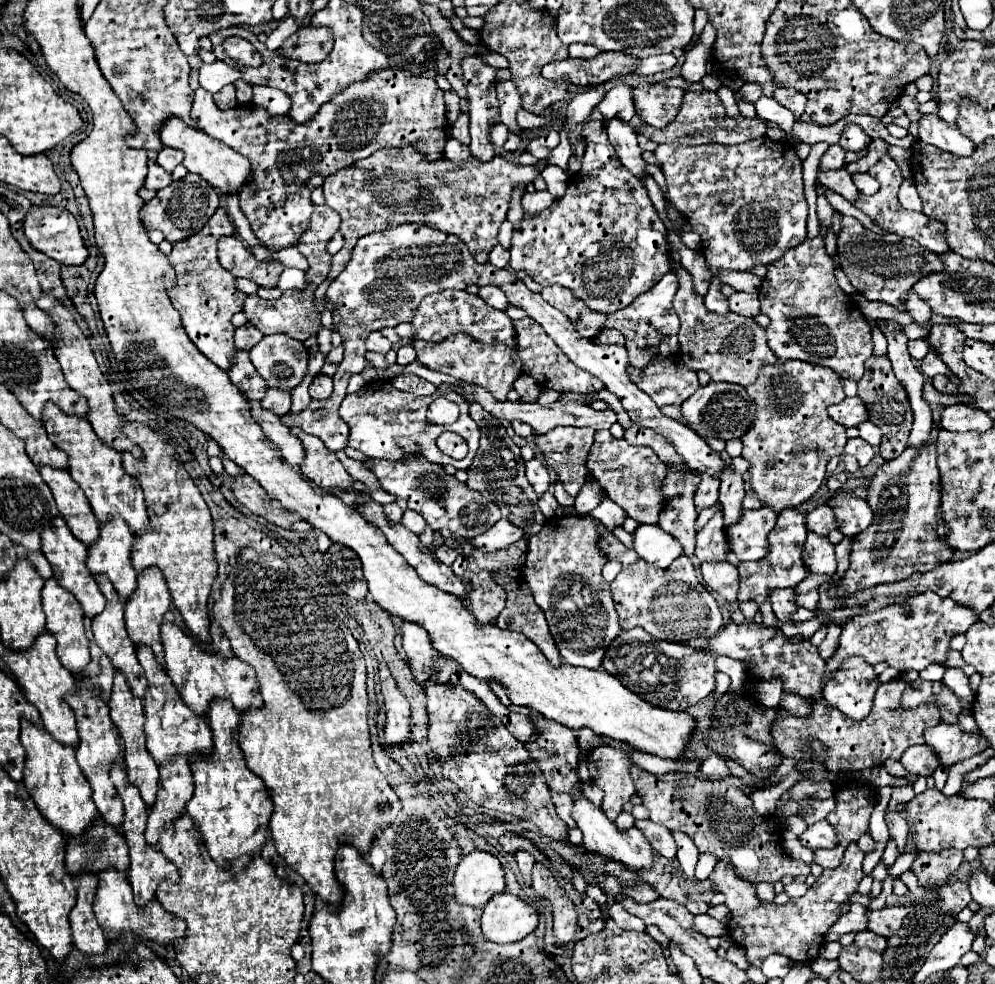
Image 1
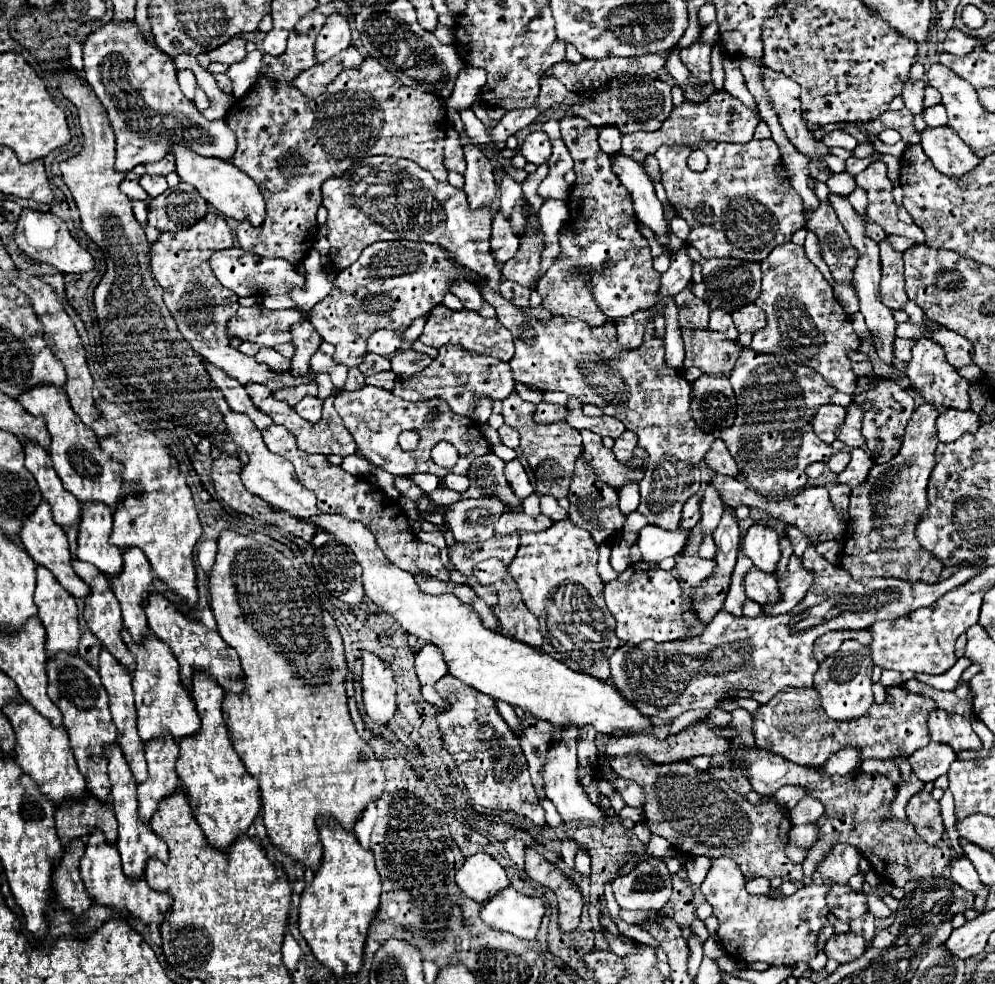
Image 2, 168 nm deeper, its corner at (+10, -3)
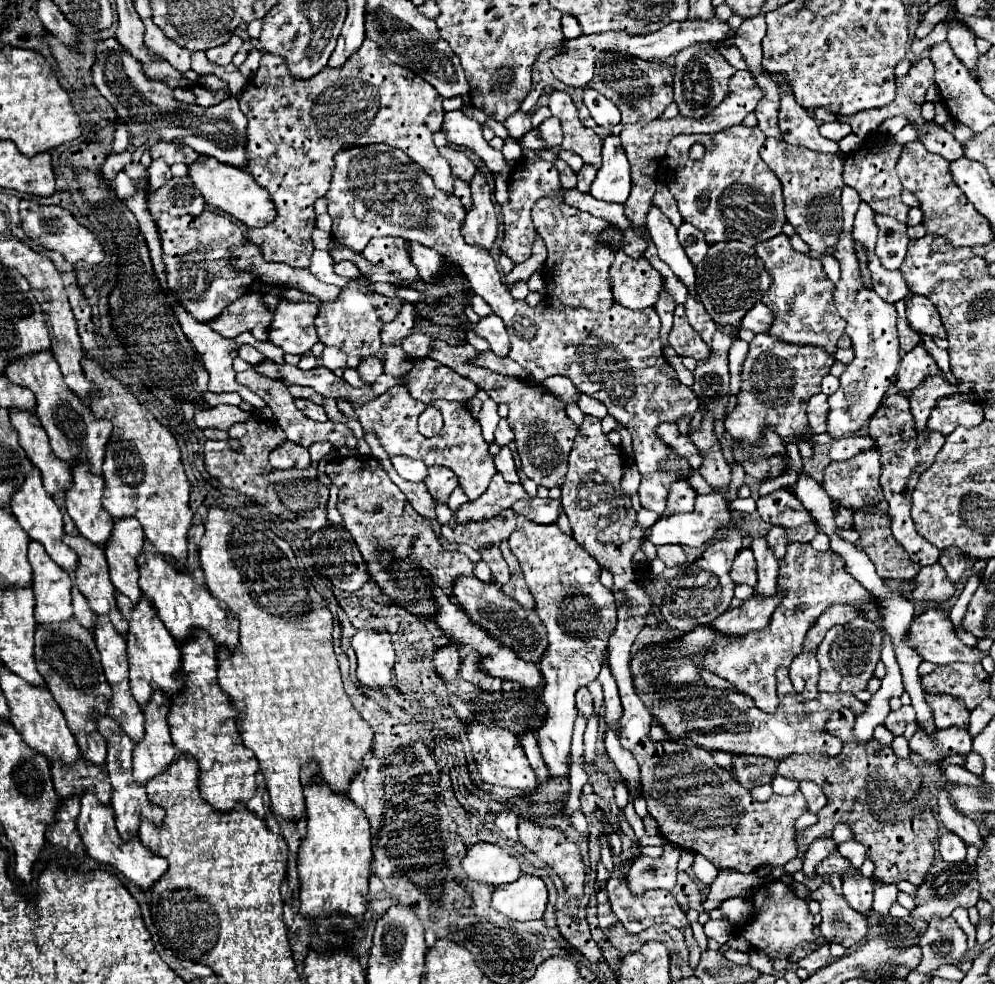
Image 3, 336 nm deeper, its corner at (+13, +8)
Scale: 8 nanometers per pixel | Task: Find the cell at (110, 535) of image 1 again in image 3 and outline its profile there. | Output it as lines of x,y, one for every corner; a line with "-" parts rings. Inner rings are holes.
78,461
72,469
72,485
66,489
66,511
80,535
96,545
106,545
114,525
114,519
102,507
102,493
104,479
94,477
94,473

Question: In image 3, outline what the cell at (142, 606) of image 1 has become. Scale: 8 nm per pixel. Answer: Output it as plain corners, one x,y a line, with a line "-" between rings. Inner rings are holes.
124,517
114,523
112,535
106,541
106,559
110,567
110,579
114,587
136,603
142,595
138,589
138,567
136,557
142,551
144,533
142,525
134,517

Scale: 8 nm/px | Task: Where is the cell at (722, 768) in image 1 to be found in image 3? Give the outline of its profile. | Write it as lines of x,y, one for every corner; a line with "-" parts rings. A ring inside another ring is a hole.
734,755
734,777
746,787
758,787
764,783
772,783
776,777
774,769
778,767
778,761
754,757
754,755

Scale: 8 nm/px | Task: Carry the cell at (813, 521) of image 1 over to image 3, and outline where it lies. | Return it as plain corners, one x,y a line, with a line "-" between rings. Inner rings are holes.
776,525
772,527
768,533
766,533
766,541
770,545
770,549
774,551
776,557
784,557
784,551
786,551
786,545
788,545
788,539
786,539
786,529

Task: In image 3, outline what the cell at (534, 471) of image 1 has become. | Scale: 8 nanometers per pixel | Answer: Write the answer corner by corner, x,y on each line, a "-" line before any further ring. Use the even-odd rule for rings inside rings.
502,447
500,453
494,457
494,463
496,463
496,469
498,473
508,481
508,483
518,483
518,473
516,473
516,465
514,465
514,459
512,459
512,451
508,447

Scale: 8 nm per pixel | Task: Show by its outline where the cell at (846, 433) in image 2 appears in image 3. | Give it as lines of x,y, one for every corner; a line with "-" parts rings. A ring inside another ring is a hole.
842,189
842,207
844,207
844,225
842,237
834,247
830,257
838,259
840,263
840,281
834,285
834,303
838,313
846,319
846,335
852,341
854,361
846,367
840,375
840,387
834,395
828,397
830,401
830,415
828,415
828,435
832,439
842,439
860,431
860,427
874,415
878,409
888,385
892,383
898,363
900,363
900,347
898,347
898,331
896,331
896,307
894,303
884,301
872,289
862,285
862,273
858,269
858,259
854,257
854,241
852,241
852,223
858,211
860,197
854,189

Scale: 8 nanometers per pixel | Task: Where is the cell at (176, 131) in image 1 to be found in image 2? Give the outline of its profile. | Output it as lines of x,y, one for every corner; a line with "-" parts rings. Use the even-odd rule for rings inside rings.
179,144
171,148
171,154
177,158
177,174
181,176
181,180
193,184
197,192
221,214
231,216
235,220
249,220
253,226
259,226
263,222
265,202
259,192
259,186
229,160
213,160
207,156
197,156
197,152

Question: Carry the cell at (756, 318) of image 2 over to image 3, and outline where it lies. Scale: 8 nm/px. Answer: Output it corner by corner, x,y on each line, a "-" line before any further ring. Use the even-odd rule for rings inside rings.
758,303
742,319
742,329
750,329
752,333
762,333
768,331
772,323
774,323
774,311
770,311
764,303

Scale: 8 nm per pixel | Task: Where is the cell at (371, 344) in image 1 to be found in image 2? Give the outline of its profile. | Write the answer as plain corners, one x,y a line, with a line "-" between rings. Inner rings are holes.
391,330
373,332
373,336
369,336
367,348
369,348
369,352
373,352
373,354
389,356
389,354
393,354
393,352
397,352
397,350
401,348
399,332
391,332

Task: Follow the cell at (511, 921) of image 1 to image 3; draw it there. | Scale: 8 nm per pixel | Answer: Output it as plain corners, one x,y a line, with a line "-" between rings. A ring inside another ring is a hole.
520,875
514,883
496,887
492,907
516,921
530,921
542,917
546,901
548,891
540,877

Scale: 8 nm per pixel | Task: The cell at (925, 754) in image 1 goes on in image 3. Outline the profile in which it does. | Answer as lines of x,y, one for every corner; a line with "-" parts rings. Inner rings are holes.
918,729
914,737
910,739
910,749
918,755
922,755
930,763
938,763
942,757
948,757
952,753
970,753
972,751
972,735
968,729
942,729
934,737
922,733

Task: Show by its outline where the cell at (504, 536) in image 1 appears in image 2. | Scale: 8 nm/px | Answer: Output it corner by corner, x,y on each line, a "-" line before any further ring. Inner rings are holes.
505,512
505,516
499,518
495,534
501,536
509,536
509,534
523,534
523,532
541,532
547,526
551,526
551,518
547,516
537,516
531,518
527,514
515,514
515,512

